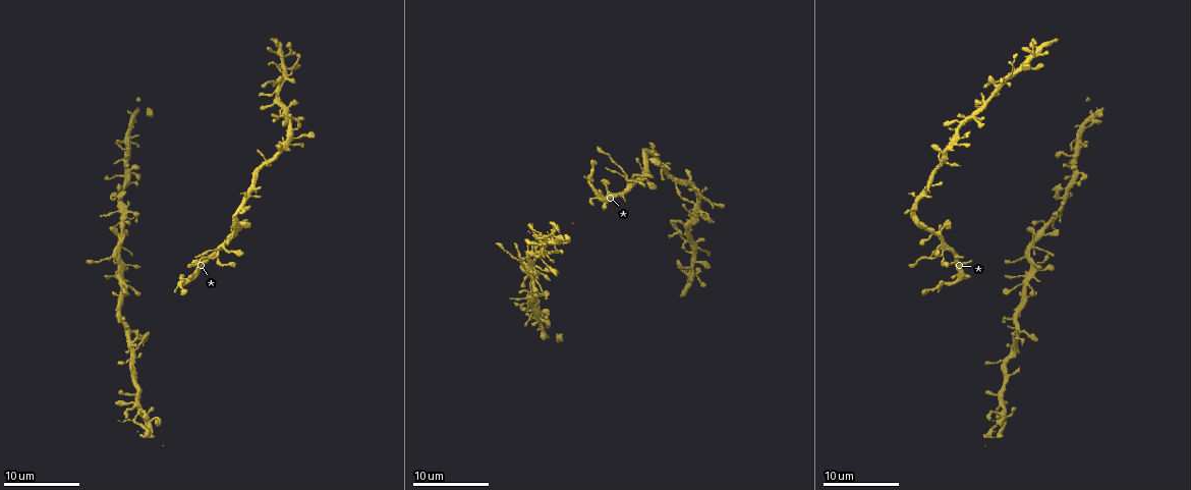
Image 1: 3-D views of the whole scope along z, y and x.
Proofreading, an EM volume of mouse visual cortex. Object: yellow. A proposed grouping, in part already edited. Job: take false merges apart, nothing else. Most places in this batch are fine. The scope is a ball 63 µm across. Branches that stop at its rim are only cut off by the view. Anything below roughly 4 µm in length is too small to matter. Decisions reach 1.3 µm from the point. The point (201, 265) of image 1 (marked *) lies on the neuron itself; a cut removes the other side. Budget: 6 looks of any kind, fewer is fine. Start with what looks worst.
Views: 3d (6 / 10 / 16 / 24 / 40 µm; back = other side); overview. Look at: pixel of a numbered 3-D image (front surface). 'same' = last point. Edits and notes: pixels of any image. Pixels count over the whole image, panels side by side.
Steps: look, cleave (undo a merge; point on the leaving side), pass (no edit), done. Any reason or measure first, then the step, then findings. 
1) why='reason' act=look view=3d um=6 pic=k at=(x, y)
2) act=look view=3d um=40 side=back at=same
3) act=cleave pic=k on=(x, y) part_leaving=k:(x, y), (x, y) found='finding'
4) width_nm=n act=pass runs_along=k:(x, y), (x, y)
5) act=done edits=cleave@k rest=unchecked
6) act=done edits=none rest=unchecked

act=look view=3d um=6 pic=1 at=(945, 250)

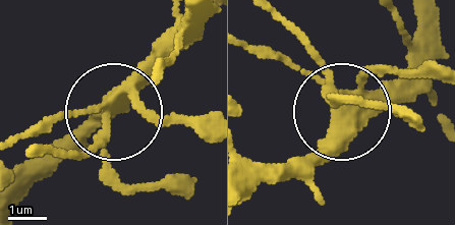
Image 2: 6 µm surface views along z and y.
width_nm=350 act=pass runs_along=2:(249, 186), (295, 167), (337, 118), (308, 44) found='all the same neuron'

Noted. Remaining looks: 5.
why='three-way junction' act=look view=3d um=6 pic=1 at=(187, 281)

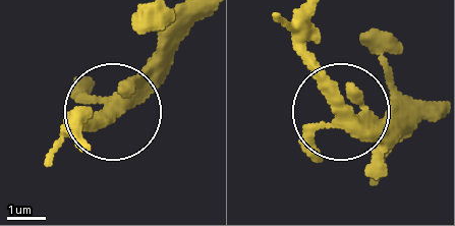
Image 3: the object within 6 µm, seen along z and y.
side_arm_um=6 arms=3 act=pass found='continuous, no second neuron'

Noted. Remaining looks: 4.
act=look view=3d um=6 pic=1 at=(1024, 288)

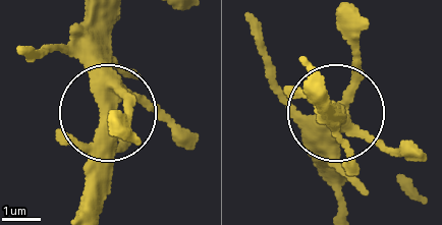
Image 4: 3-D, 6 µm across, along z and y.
why='from behind' act=look view=3d um=6 side=back pic=4 at=(109, 100)

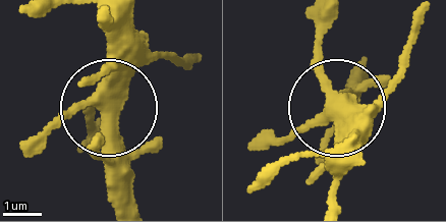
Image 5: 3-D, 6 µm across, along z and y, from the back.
arms=4 act=pass found='continuous, no second neuron'

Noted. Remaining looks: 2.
act=done edits=none rest=unchecked

